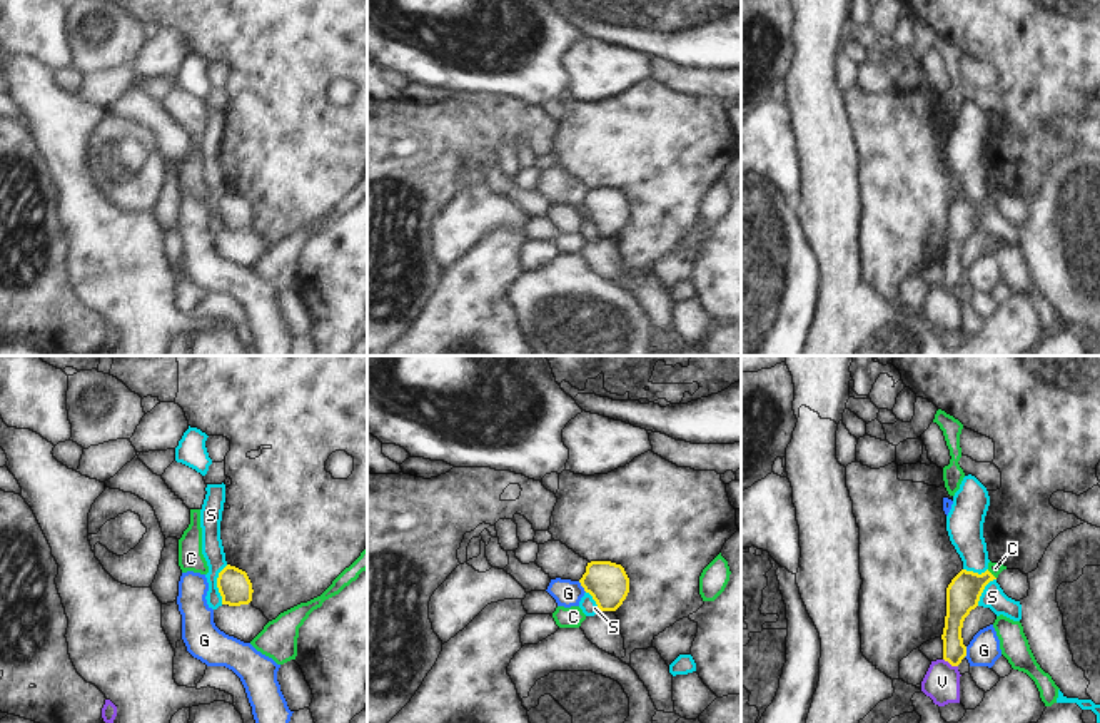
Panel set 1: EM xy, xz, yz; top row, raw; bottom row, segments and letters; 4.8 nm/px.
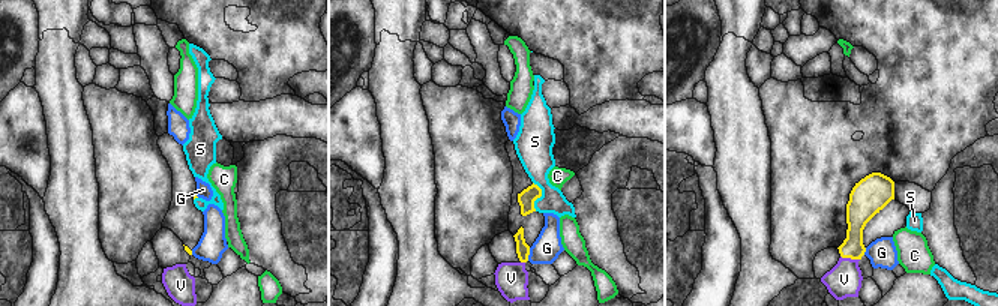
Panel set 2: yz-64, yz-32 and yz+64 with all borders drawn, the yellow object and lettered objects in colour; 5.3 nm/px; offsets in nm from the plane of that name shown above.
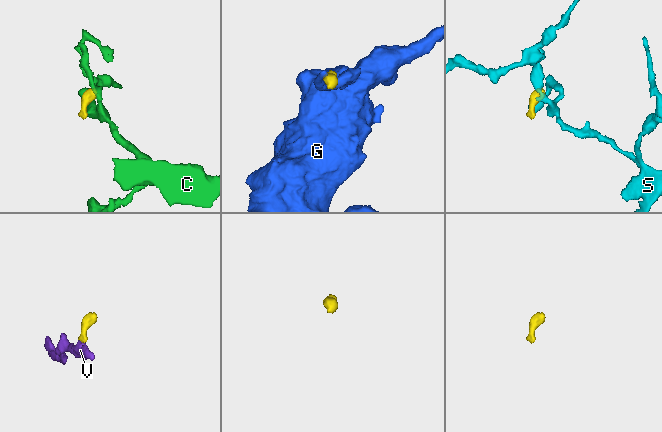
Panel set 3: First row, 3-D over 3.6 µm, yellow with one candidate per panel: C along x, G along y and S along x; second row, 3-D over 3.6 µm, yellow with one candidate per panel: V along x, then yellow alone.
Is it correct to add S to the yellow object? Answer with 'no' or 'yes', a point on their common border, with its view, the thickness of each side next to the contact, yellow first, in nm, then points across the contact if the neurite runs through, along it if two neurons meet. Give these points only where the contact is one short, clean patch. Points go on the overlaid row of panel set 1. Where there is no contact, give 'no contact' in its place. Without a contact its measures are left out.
no | xy (217, 585) | 160/110 nm | along xy (227, 565), (217, 578), (221, 603)

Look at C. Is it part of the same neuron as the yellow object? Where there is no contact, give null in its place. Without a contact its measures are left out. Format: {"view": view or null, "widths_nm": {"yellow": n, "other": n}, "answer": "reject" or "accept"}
{"view": "yz", "widths_nm": {"yellow": 160, "other": 60}, "answer": "reject"}

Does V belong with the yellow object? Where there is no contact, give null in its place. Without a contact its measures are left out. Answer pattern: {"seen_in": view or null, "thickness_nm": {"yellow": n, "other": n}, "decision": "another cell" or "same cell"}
{"seen_in": "yz", "thickness_nm": {"yellow": 110, "other": 180}, "decision": "same cell"}

